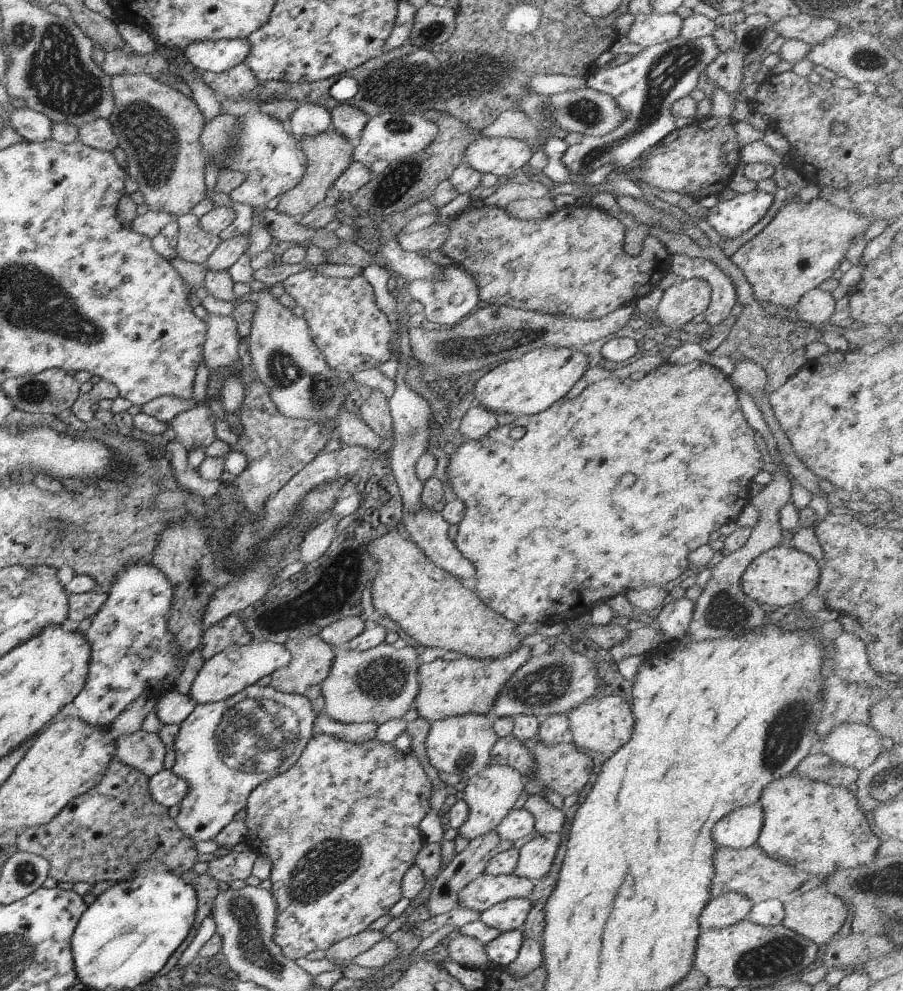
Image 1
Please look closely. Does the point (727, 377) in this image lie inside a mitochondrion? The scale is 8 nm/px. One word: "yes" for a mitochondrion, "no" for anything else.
no

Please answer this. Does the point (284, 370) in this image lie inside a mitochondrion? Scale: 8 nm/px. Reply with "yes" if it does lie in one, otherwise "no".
yes

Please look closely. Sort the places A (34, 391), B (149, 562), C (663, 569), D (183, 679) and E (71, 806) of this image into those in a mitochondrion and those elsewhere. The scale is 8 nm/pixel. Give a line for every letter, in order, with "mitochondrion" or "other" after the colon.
A: mitochondrion
B: other
C: other
D: other
E: other

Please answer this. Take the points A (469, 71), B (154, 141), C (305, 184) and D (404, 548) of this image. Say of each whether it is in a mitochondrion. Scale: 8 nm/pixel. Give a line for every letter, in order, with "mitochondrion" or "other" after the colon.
A: mitochondrion
B: mitochondrion
C: other
D: other

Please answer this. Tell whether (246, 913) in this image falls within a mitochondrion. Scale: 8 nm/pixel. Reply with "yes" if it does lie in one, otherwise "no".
yes

